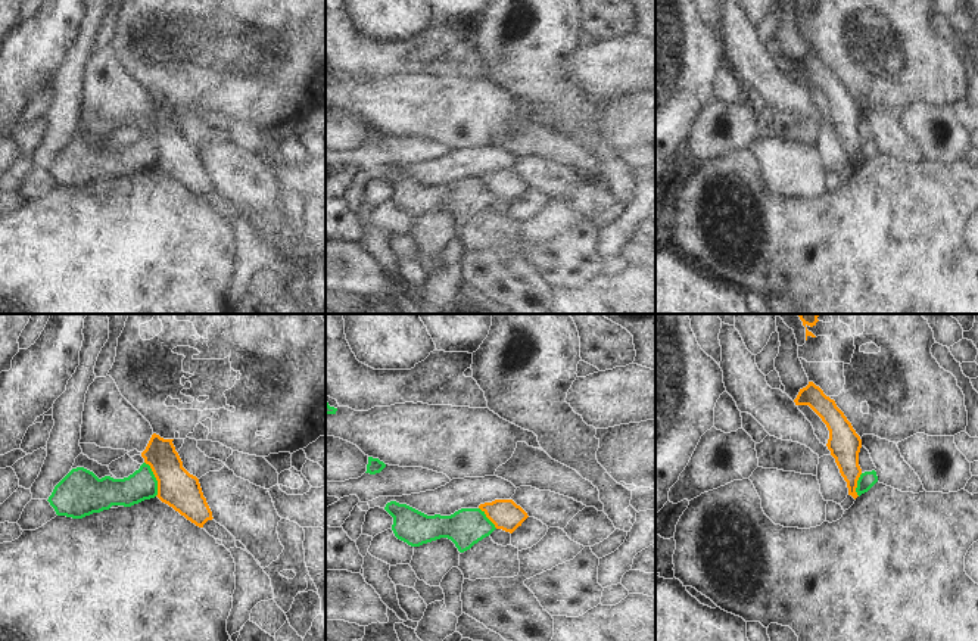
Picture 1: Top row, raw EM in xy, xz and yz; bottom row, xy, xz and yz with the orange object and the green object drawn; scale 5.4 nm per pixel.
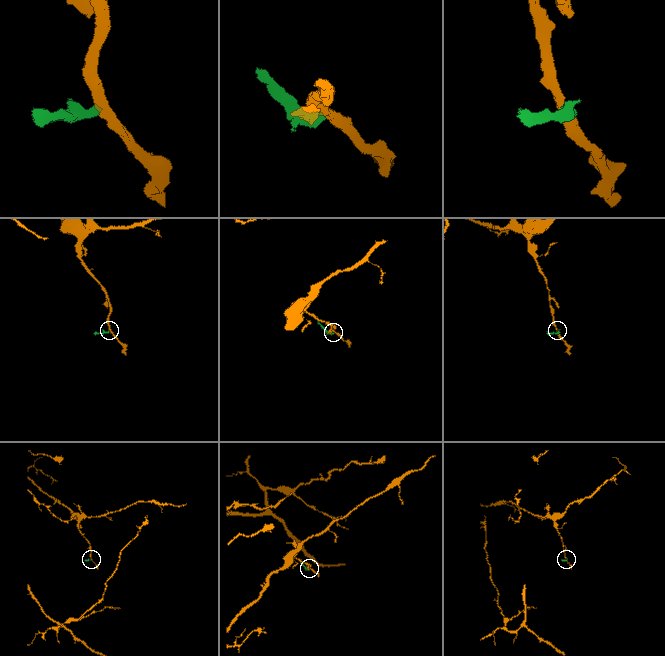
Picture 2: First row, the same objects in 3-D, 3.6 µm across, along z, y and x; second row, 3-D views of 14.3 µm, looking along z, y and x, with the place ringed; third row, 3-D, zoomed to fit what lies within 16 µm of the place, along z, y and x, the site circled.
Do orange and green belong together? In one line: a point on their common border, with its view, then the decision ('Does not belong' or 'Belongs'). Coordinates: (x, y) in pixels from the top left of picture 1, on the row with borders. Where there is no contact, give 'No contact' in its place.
Touches orange at xy (156, 479). Does not belong

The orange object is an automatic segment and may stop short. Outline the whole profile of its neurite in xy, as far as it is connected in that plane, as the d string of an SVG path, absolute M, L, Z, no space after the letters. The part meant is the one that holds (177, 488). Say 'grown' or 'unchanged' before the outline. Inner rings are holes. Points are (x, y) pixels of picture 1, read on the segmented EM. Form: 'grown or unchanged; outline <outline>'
unchanged; outline M153 433L141 452L158 480L158 498L199 528L212 520L199 479L190 474L175 451L174 439Z

